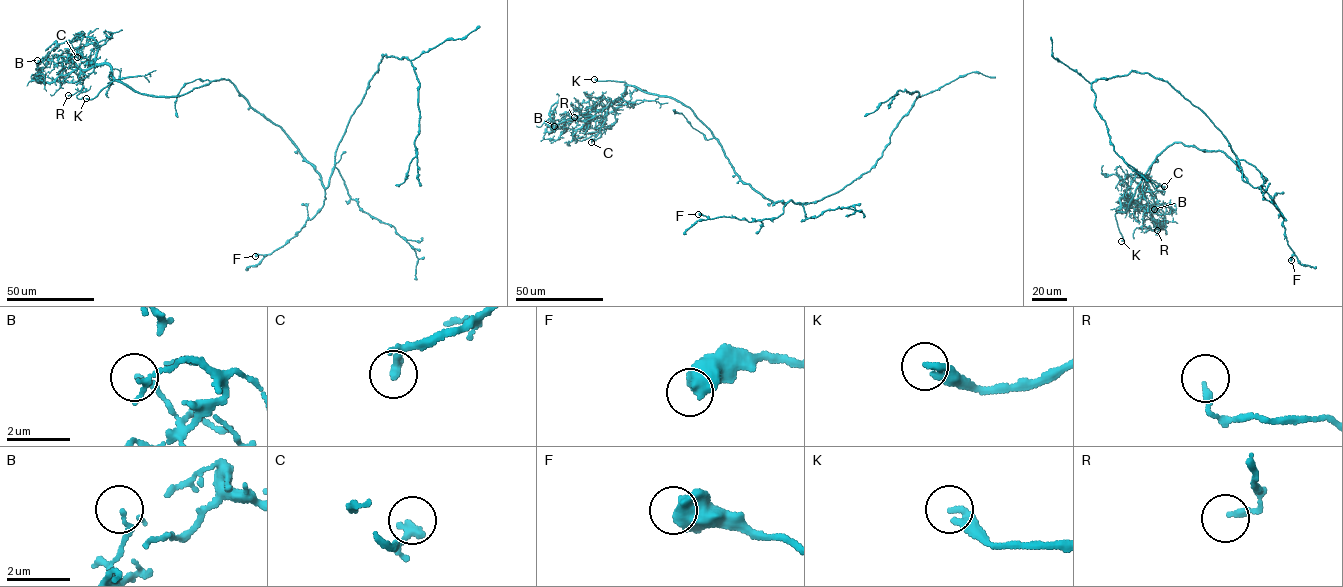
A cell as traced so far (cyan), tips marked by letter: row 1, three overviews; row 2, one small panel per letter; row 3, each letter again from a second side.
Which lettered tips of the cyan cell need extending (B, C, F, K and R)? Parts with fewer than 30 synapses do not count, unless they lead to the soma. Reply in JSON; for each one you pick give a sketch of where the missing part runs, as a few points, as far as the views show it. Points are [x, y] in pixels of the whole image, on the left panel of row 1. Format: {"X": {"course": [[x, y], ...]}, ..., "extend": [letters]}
{"K": {"course": [[86, 98], [79, 86], [69, 95], [65, 95], [64, 88]]}, "extend": ["K"]}

